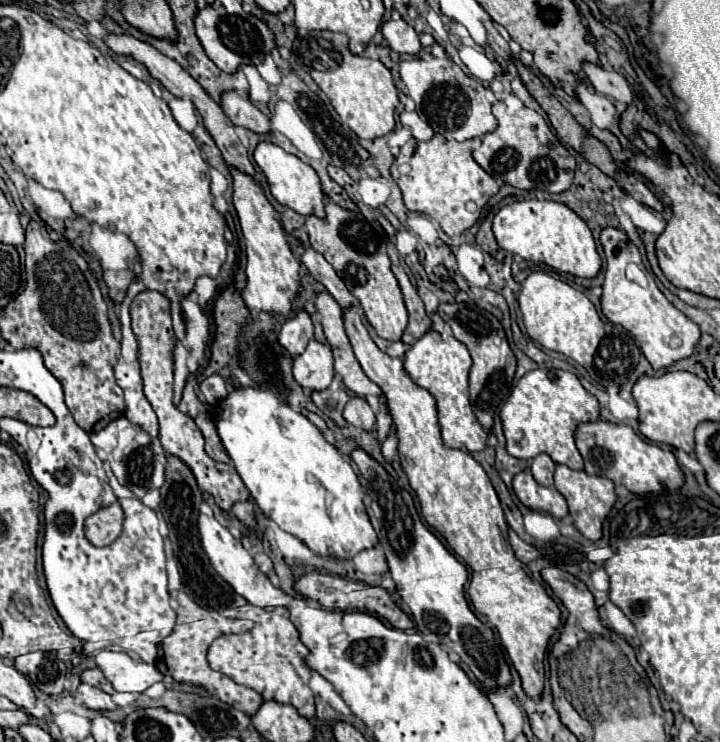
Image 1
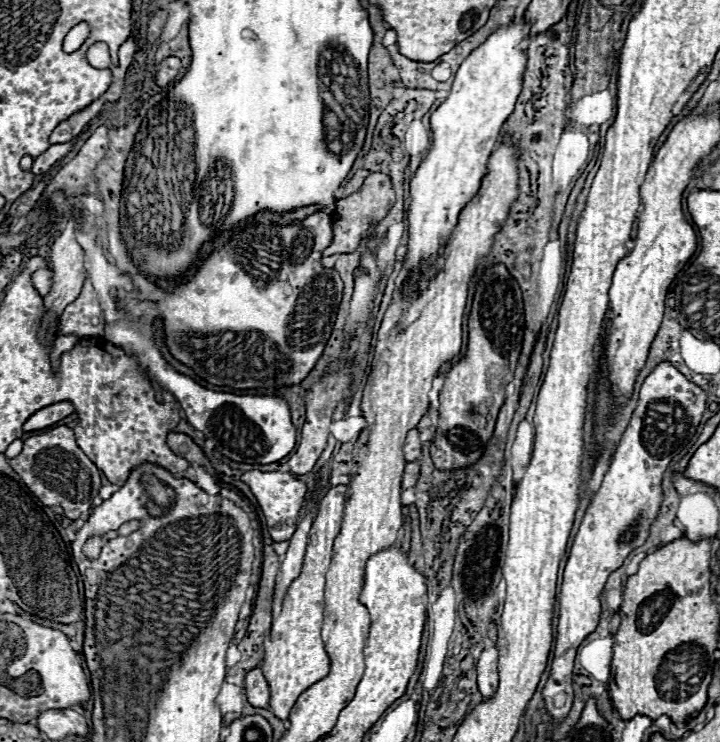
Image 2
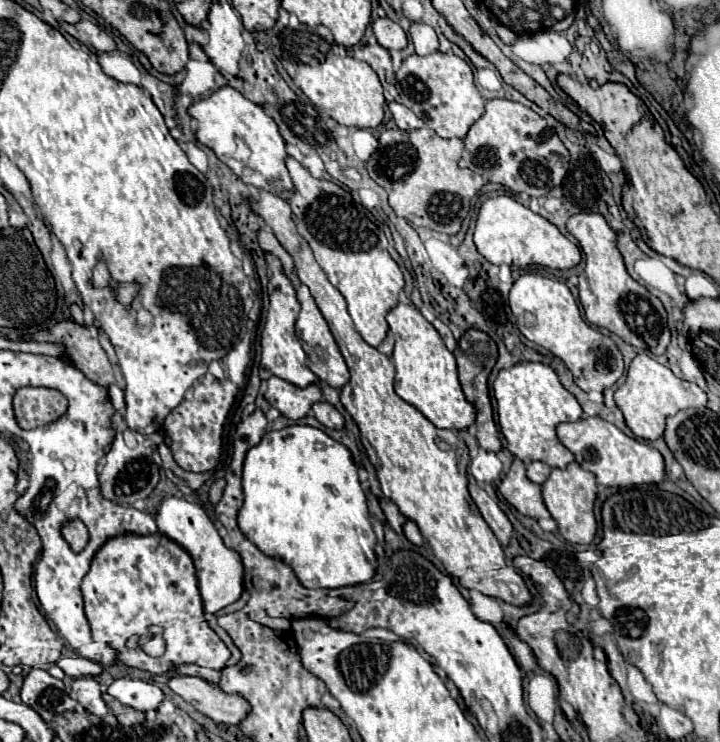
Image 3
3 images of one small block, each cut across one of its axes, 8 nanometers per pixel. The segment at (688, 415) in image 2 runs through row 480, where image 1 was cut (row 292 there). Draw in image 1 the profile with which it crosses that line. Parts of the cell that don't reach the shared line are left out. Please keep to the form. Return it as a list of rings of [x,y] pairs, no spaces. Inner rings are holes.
[[[604,228],[600,234],[600,244],[606,256],[606,274],[604,274],[604,284],[602,284],[602,296],[600,296],[600,306],[602,314],[612,322],[624,326],[636,346],[642,350],[642,354],[648,358],[654,370],[668,368],[672,362],[688,358],[694,350],[694,346],[700,340],[700,328],[694,324],[688,316],[684,316],[674,304],[668,302],[668,298],[660,292],[656,286],[652,274],[646,272],[642,266],[642,258],[638,248],[630,242],[626,232],[618,228]],[[628,264],[638,264],[640,270],[648,278],[648,286],[640,286],[626,276],[626,266]]]

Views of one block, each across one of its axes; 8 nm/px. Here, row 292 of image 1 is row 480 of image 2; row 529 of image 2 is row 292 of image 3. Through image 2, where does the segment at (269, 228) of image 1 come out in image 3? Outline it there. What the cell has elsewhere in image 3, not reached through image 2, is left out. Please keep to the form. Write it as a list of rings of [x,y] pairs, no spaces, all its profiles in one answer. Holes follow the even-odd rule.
[[[266,252],[264,258],[266,258],[266,264],[268,264],[268,270],[272,272],[272,278],[270,278],[270,284],[268,284],[270,306],[268,306],[266,323],[260,334],[260,346],[262,350],[260,378],[266,380],[270,376],[282,376],[288,382],[304,388],[308,384],[318,382],[318,378],[308,368],[308,364],[306,364],[306,352],[302,350],[302,346],[300,346],[300,342],[296,338],[296,332],[294,332],[294,324],[296,324],[296,318],[298,318],[298,312],[300,312],[300,302],[296,298],[296,290],[294,290],[290,278],[282,270],[280,260],[274,254],[270,254],[270,252]]]

